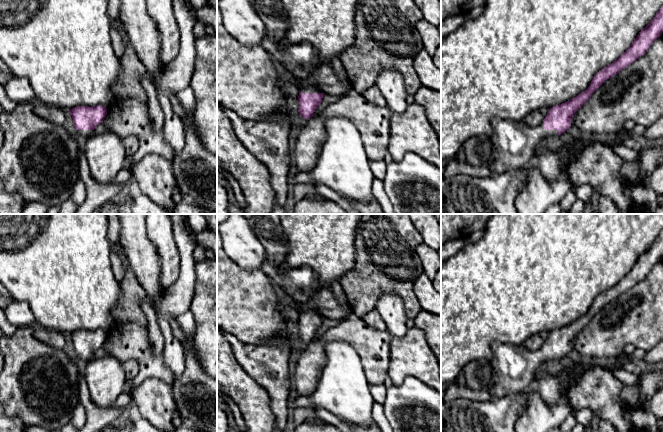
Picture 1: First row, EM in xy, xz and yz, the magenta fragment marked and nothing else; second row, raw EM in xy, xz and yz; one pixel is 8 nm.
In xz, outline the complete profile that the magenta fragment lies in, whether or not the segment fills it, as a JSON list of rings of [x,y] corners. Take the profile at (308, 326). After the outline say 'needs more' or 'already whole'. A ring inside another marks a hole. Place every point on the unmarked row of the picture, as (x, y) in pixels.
[[[305,309],[300,312],[298,326],[298,336],[304,343],[310,343],[316,332],[321,328],[323,323],[323,315],[312,310]]]; needs more

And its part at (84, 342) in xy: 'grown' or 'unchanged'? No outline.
grown

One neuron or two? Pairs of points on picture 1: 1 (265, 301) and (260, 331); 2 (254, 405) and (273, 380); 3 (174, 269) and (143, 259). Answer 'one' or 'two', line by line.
1: one
2: two
3: two

